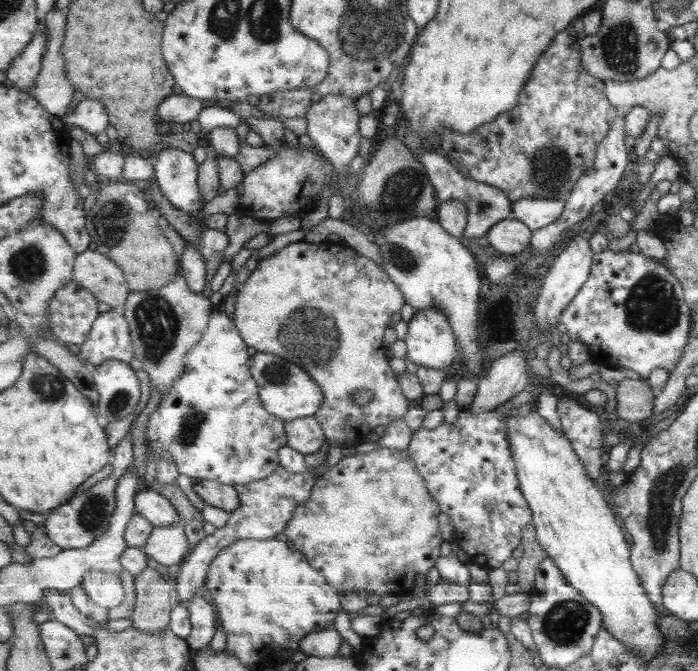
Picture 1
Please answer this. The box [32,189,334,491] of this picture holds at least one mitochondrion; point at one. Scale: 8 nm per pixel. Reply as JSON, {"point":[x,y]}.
{"point":[156,320]}

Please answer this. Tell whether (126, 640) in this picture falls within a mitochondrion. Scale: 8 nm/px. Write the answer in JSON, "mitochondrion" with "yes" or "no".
{"mitochondrion":"no"}

